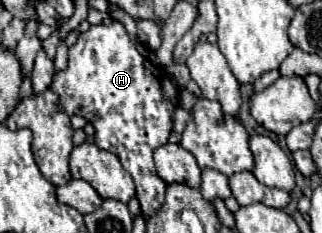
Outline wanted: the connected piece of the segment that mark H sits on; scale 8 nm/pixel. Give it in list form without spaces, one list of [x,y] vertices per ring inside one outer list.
[[[113,21],[111,25],[91,25],[89,31],[81,33],[81,35],[77,37],[77,43],[69,49],[69,67],[67,67],[65,71],[55,73],[55,79],[53,79],[53,83],[51,83],[51,89],[59,95],[61,109],[67,111],[69,115],[81,115],[81,117],[85,117],[89,123],[93,123],[93,127],[95,127],[95,145],[101,147],[101,149],[107,149],[107,151],[115,153],[115,155],[121,159],[123,167],[131,173],[131,177],[133,177],[133,181],[135,181],[135,187],[137,187],[137,199],[139,199],[139,203],[141,203],[141,211],[143,211],[143,215],[149,215],[149,217],[151,217],[151,215],[163,205],[163,199],[165,199],[165,187],[167,187],[167,183],[163,183],[163,179],[161,179],[161,177],[157,175],[157,171],[155,171],[155,165],[153,165],[153,151],[155,151],[159,145],[165,145],[165,143],[167,143],[169,133],[171,133],[171,127],[173,127],[173,125],[171,125],[171,115],[173,115],[175,107],[179,105],[177,91],[175,91],[173,87],[169,87],[169,91],[165,91],[163,85],[161,85],[161,77],[163,77],[163,71],[161,71],[155,63],[151,63],[147,57],[143,57],[143,55],[135,49],[135,43],[129,39],[125,27],[123,27],[119,21]]]

